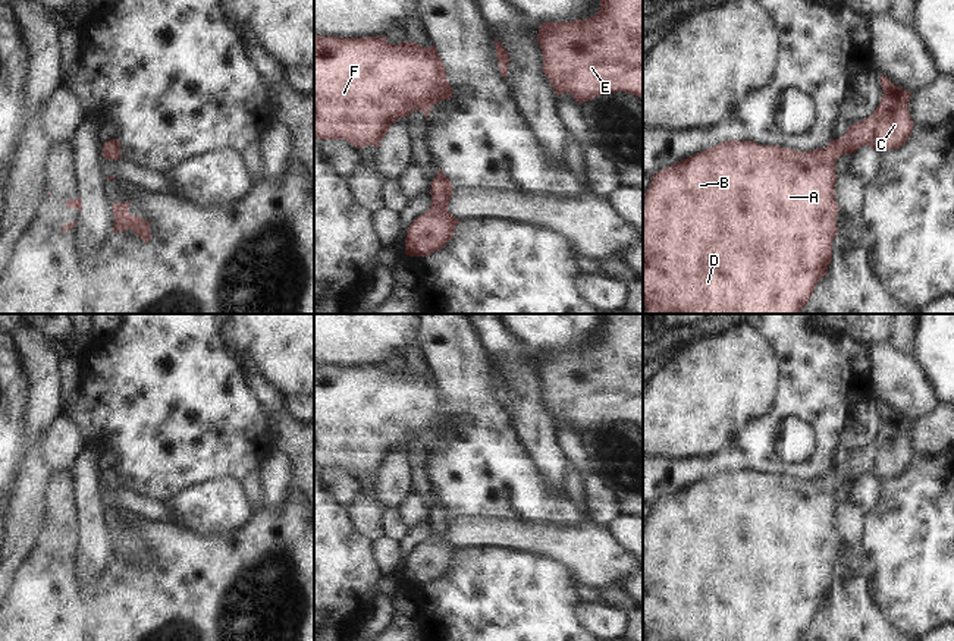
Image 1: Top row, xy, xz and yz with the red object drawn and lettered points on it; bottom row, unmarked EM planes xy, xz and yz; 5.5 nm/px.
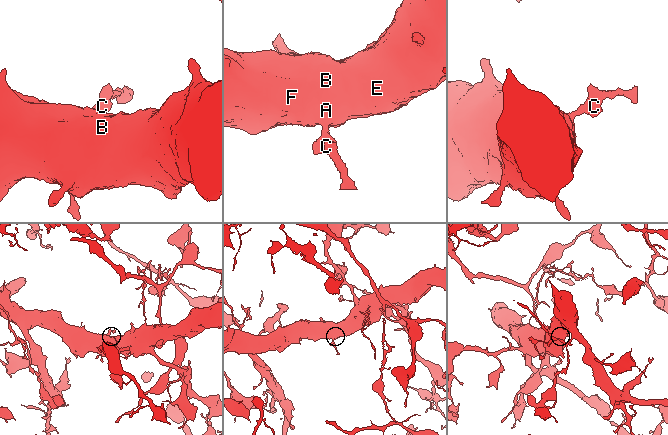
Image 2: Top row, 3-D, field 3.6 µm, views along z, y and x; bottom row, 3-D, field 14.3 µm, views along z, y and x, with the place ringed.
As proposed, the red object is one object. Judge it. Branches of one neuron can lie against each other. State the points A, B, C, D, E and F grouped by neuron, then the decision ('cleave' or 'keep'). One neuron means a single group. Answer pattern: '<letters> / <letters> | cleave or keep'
A B C D E F | keep

